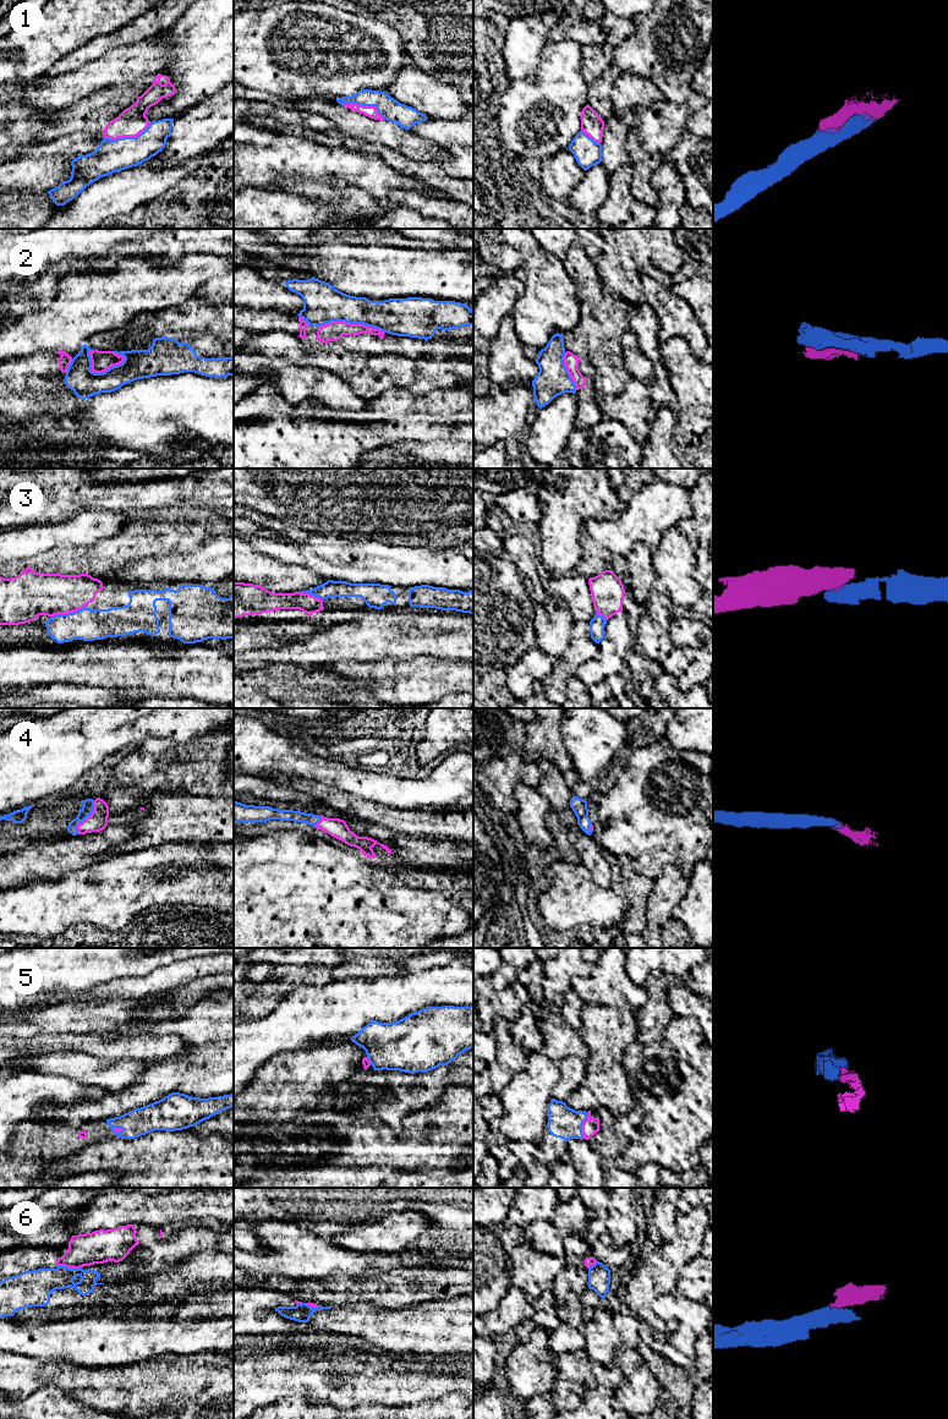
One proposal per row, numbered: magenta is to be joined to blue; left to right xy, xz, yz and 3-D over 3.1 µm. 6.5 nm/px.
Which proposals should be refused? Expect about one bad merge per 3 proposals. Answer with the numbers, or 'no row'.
2, 6

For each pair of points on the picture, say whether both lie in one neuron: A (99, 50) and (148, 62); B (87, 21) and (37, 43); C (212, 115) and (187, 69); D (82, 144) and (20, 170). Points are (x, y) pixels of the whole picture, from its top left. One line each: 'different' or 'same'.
A: different
B: same
C: different
D: same

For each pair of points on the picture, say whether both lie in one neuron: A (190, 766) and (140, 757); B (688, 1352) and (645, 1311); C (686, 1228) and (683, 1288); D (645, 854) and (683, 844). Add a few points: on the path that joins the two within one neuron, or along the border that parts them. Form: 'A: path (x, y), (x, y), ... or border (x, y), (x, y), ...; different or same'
A: path (177, 766), (166, 761), (152, 761); same
B: border (653, 1309), (677, 1320), (668, 1337); different
C: border (700, 1254), (680, 1269), (675, 1292); different
D: path (655, 844), (673, 843); same

